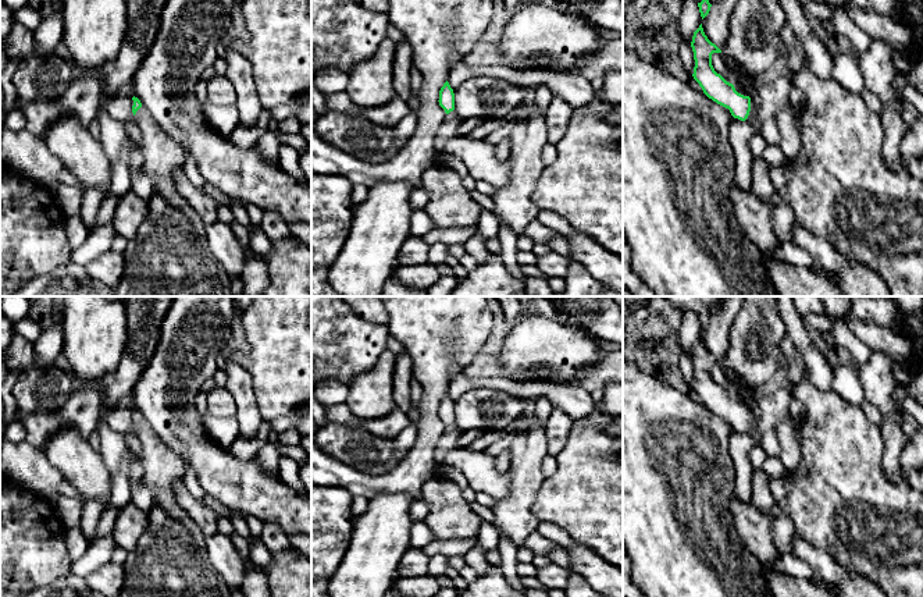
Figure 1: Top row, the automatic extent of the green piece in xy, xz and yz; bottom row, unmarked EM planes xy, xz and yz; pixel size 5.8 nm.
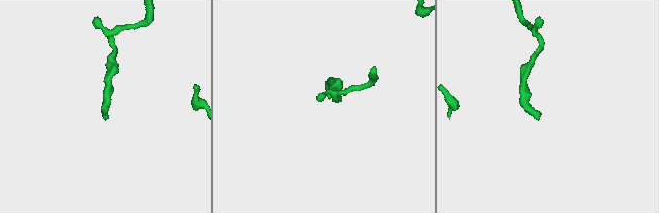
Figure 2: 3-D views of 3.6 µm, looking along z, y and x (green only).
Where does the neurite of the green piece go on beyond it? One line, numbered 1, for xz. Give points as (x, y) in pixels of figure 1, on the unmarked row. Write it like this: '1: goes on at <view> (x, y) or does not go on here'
1: does not go on here

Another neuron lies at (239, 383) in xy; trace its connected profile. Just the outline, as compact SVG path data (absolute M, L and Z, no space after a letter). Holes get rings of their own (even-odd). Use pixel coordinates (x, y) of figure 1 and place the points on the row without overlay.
M231 359L225 362L225 373L225 388L232 394L236 404L235 417L239 423L239 436L250 440L259 433L261 424L252 377L239 363Z

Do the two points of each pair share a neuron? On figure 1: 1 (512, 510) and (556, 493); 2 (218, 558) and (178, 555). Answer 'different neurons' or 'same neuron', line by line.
1: different neurons
2: different neurons

